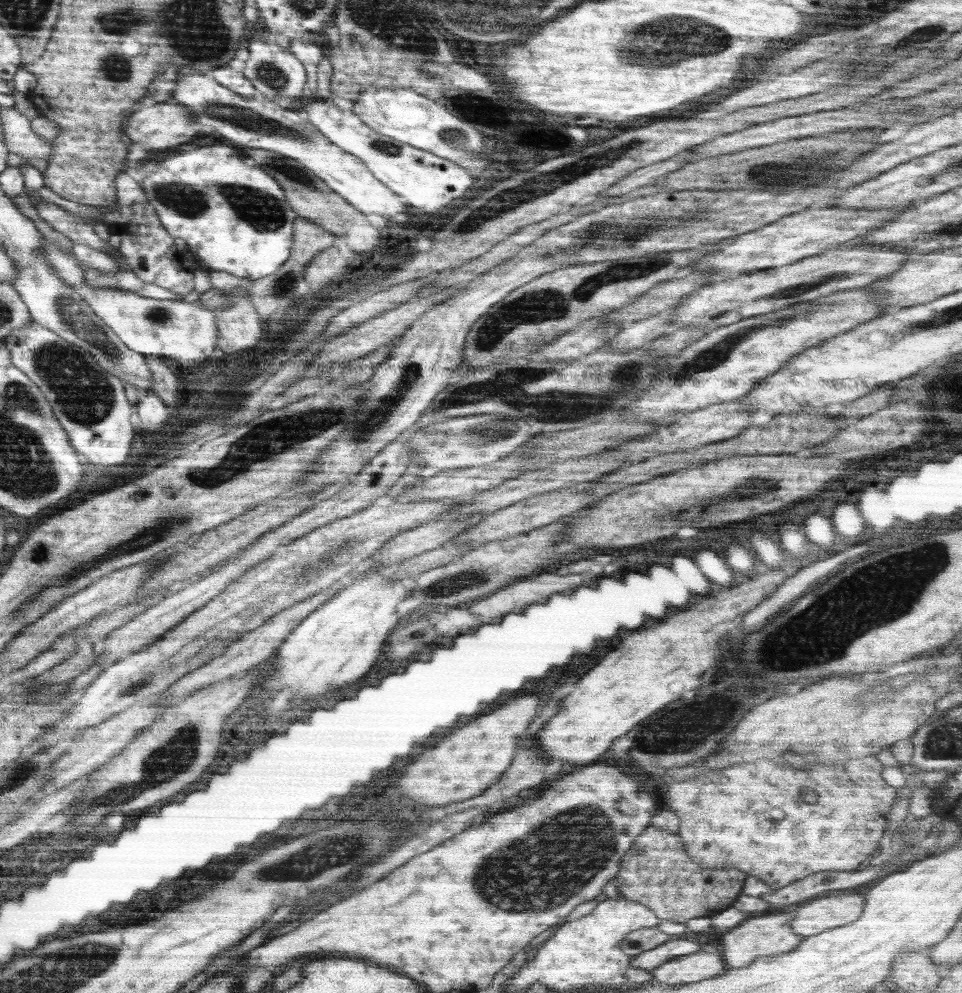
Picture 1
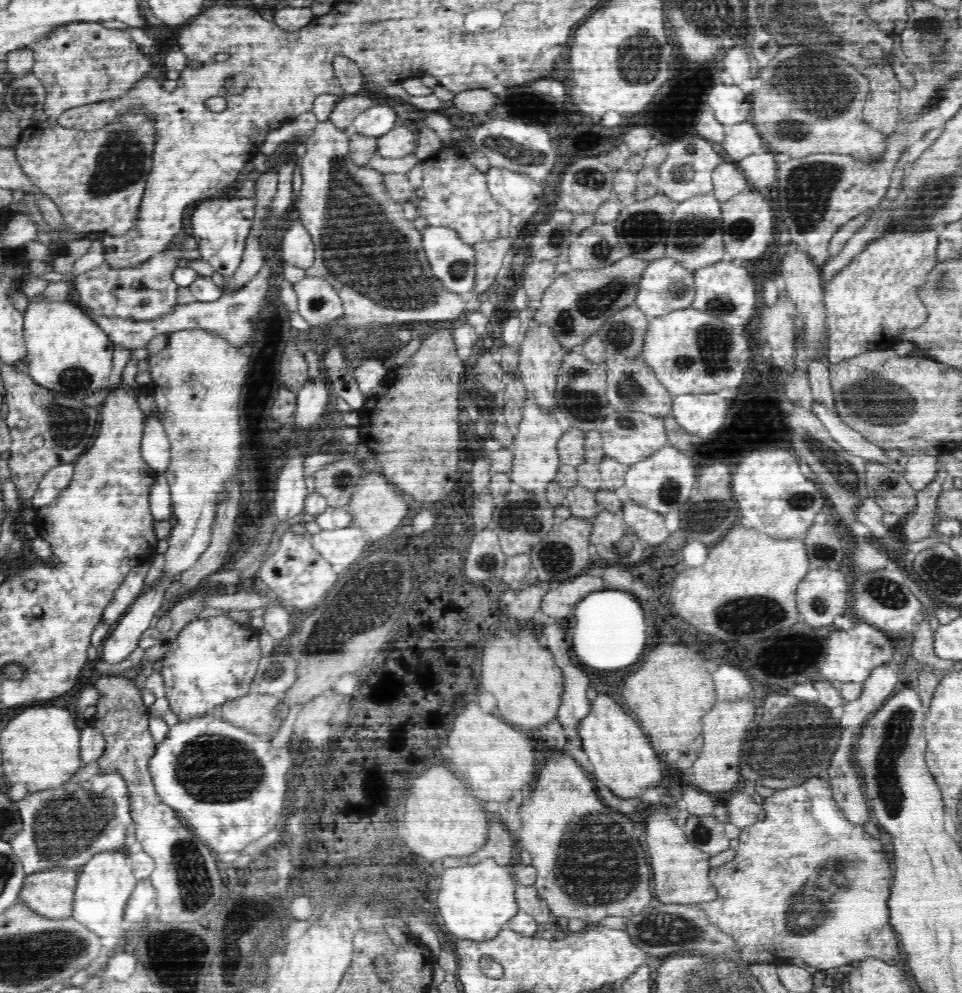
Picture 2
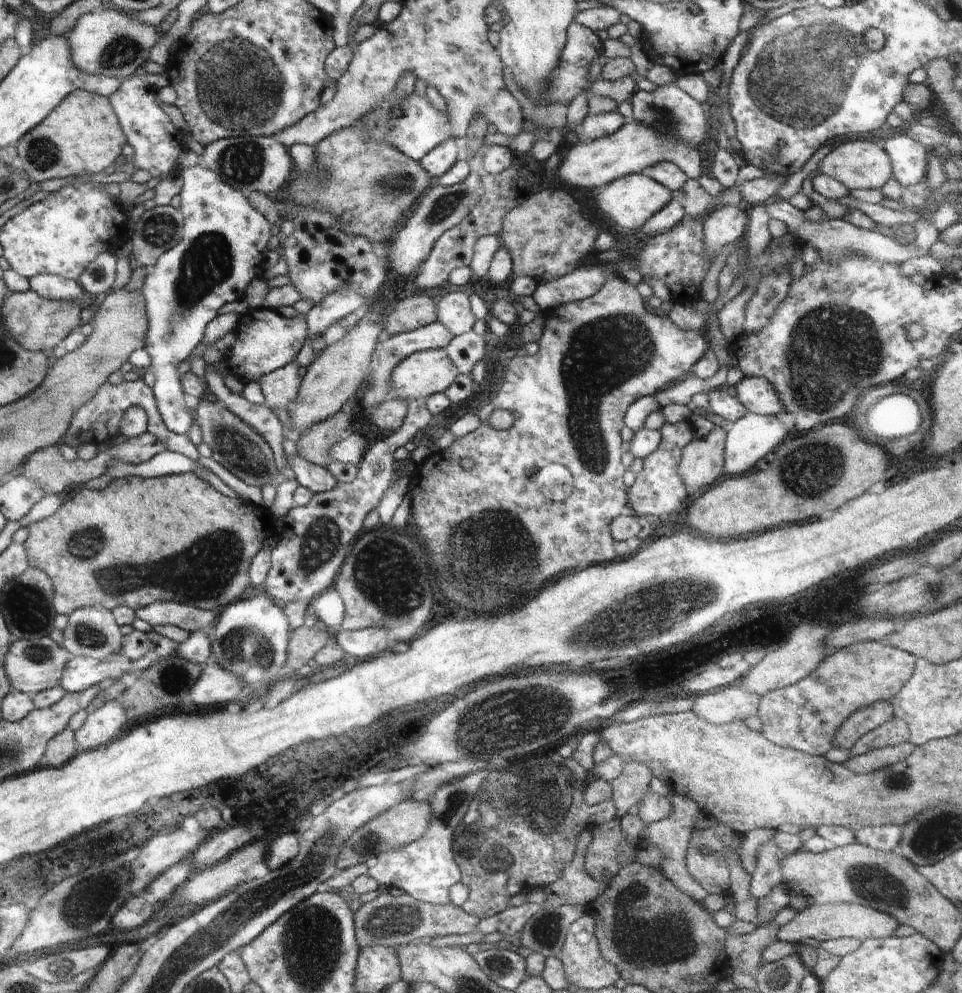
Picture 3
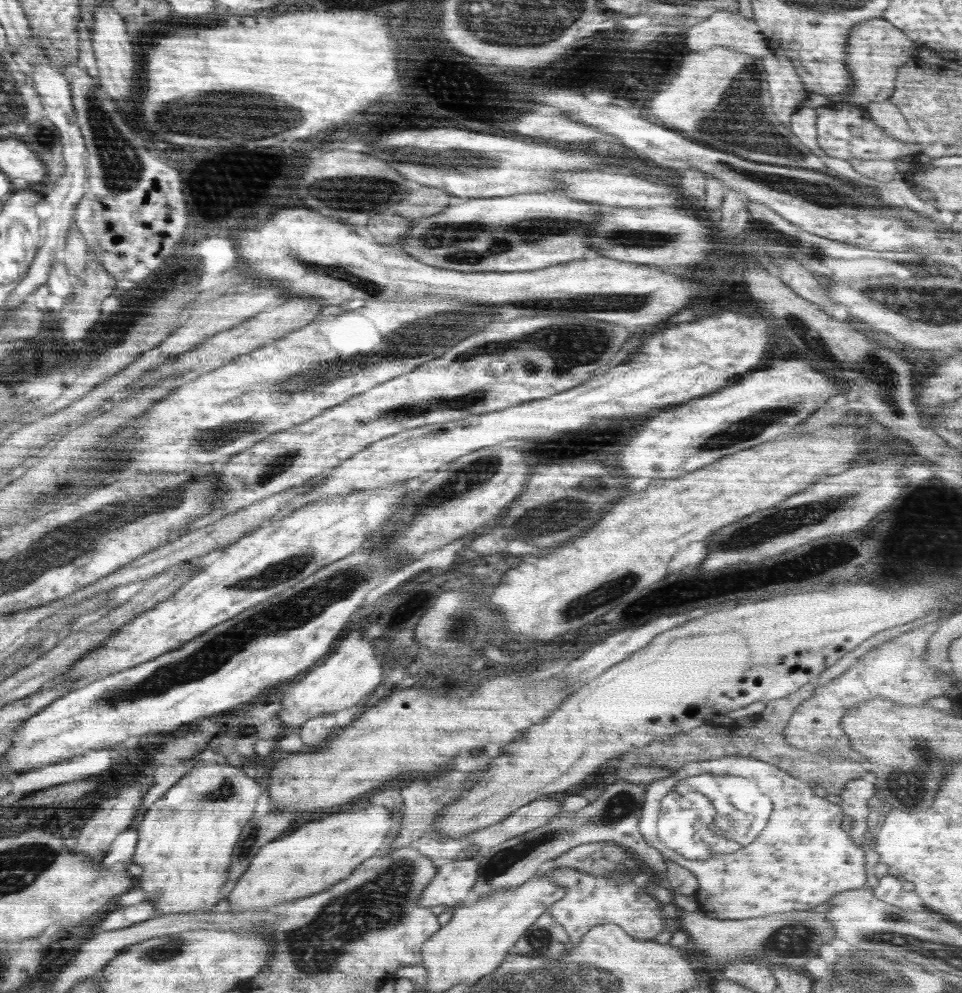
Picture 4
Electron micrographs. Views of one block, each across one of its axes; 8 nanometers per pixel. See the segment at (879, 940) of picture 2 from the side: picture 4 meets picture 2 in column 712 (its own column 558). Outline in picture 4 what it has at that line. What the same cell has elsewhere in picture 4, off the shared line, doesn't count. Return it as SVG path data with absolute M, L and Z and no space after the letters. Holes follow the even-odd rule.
M555 867L547 870L543 876L554 883L560 883L560 887L566 889L566 896L552 903L552 906L547 908L547 913L569 934L570 946L580 942L592 927L604 923L621 926L626 934L636 940L653 940L665 930L665 904L645 894L641 888L624 886L612 882L608 877L588 874L572 867Z

